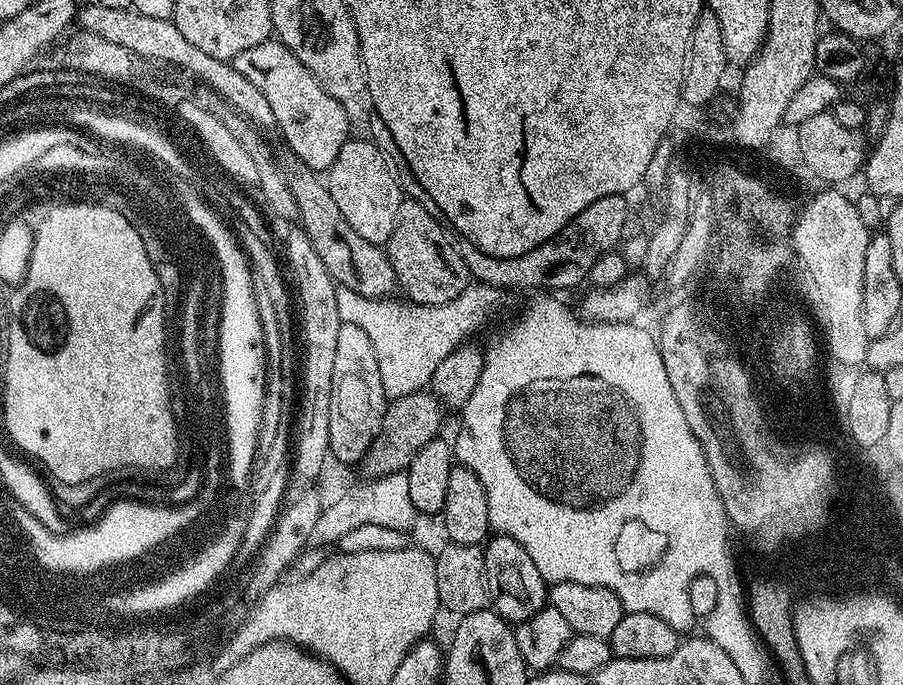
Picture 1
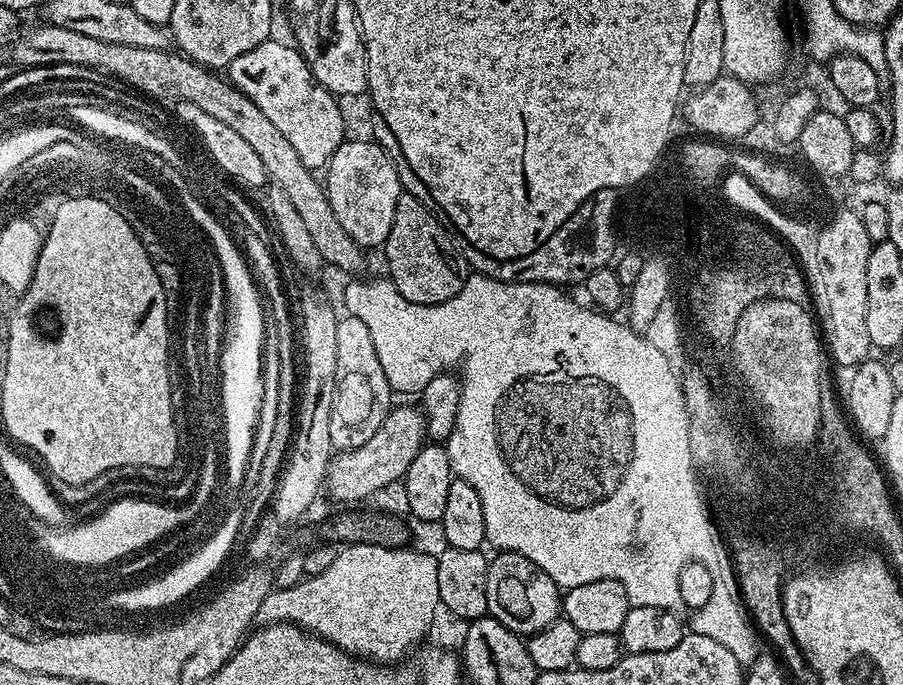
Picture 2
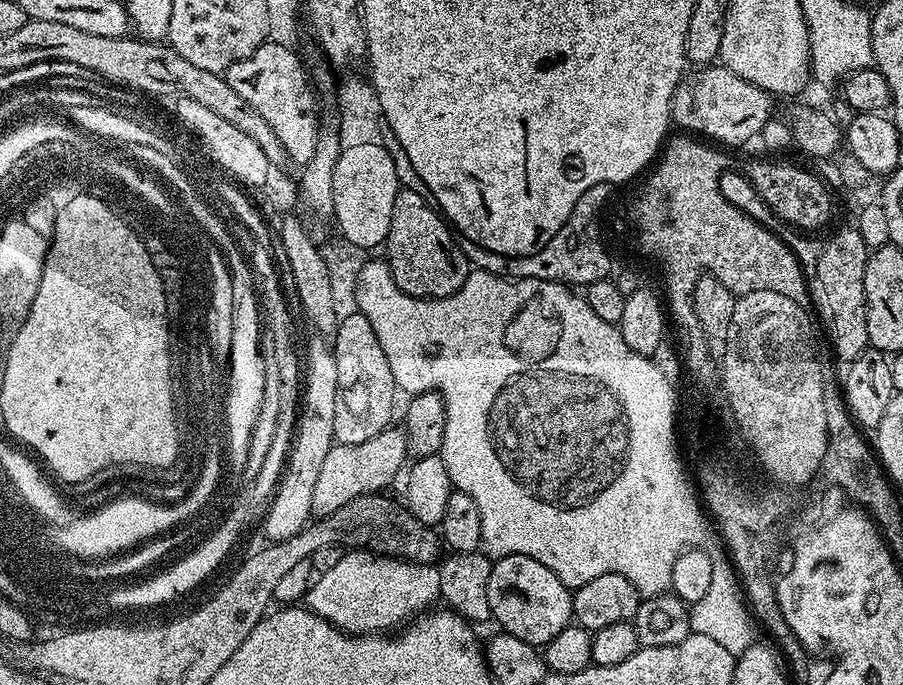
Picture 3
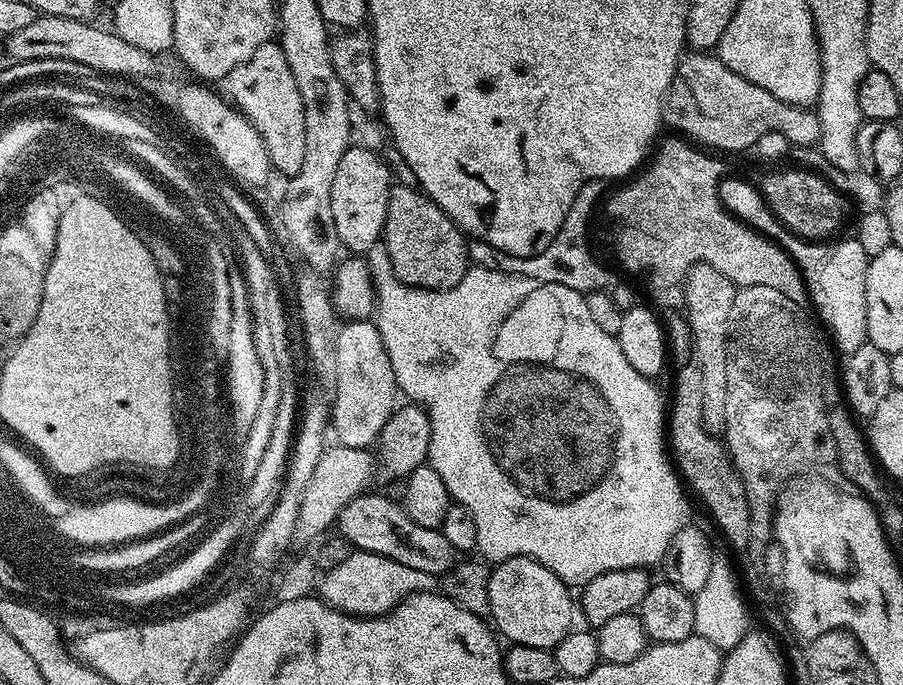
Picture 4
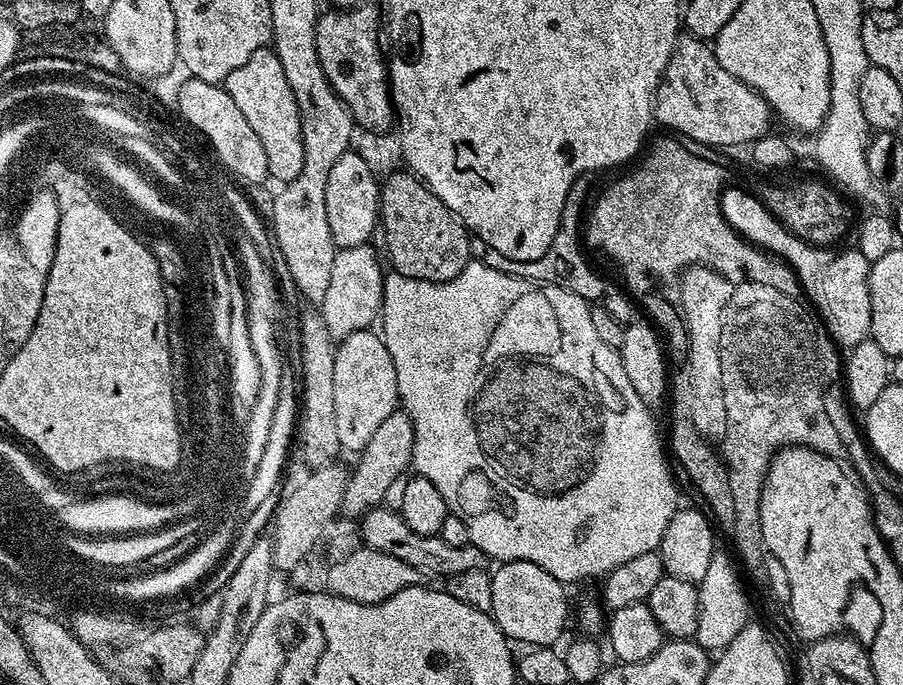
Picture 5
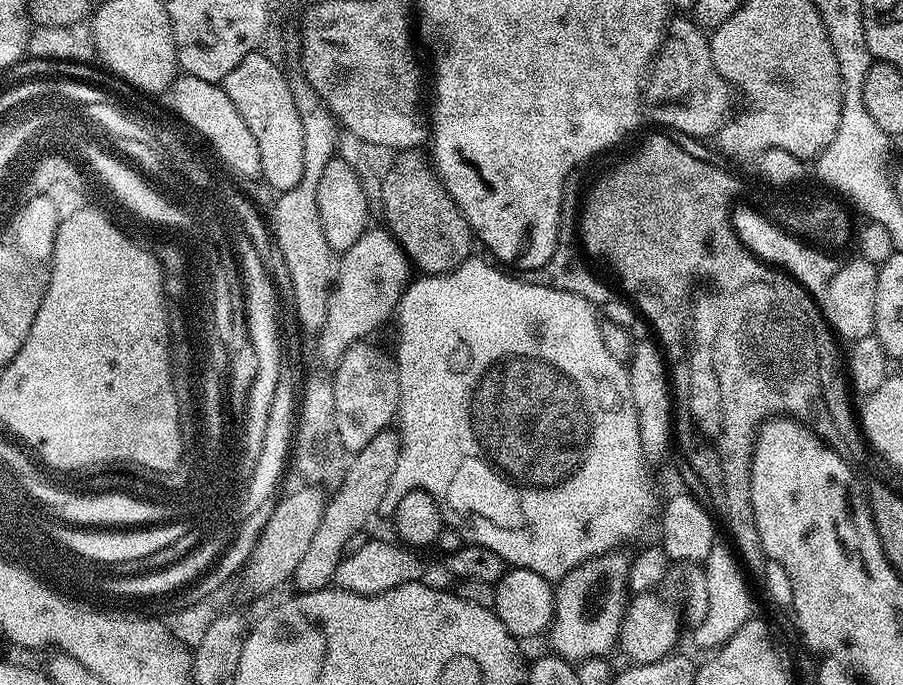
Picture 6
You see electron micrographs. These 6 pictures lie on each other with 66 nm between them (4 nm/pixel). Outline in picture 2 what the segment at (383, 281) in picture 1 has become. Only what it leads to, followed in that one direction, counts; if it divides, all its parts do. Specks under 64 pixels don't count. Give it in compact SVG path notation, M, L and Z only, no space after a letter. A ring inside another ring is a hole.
M47 22L41 25L41 28L32 28L25 36L17 35L11 41L12 60L20 64L16 66L25 69L51 64L77 64L83 68L93 68L98 74L104 75L105 72L121 80L121 85L145 97L165 96L163 99L168 102L185 99L194 102L194 106L202 106L210 118L218 118L218 122L230 126L230 130L235 130L254 149L254 154L262 158L262 166L266 166L271 183L281 188L290 202L294 202L294 210L298 210L325 265L333 264L344 272L352 272L348 274L363 273L360 271L364 268L365 249L354 242L346 230L342 230L328 201L325 185L316 181L317 173L302 163L302 158L298 158L298 150L290 146L289 140L275 128L274 122L270 122L270 118L266 118L266 114L262 114L262 110L258 110L258 106L254 106L254 102L250 102L250 98L246 98L246 94L236 88L231 80L219 71L195 64L176 50L141 50L138 46L118 46L110 42L98 42L98 38L90 38L87 34L78 34L78 30L66 30Z

